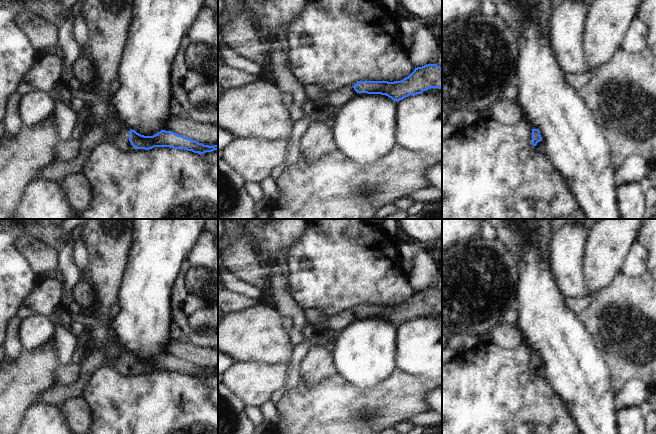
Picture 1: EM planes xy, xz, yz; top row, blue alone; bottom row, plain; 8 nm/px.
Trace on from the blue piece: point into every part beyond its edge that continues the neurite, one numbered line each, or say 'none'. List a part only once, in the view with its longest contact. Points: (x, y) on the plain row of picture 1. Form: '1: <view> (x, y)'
1: yz (539, 372)

